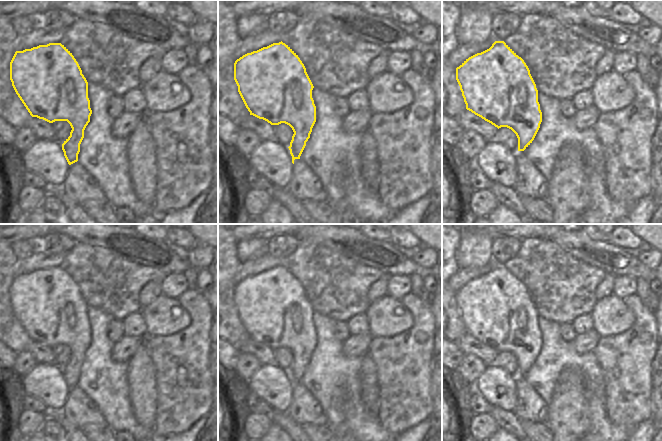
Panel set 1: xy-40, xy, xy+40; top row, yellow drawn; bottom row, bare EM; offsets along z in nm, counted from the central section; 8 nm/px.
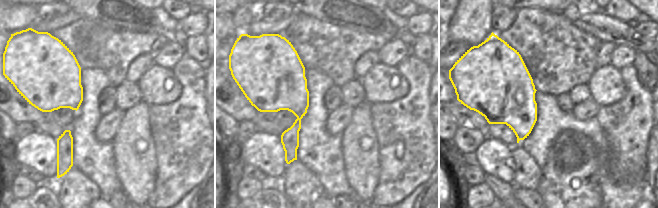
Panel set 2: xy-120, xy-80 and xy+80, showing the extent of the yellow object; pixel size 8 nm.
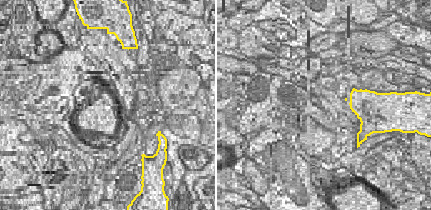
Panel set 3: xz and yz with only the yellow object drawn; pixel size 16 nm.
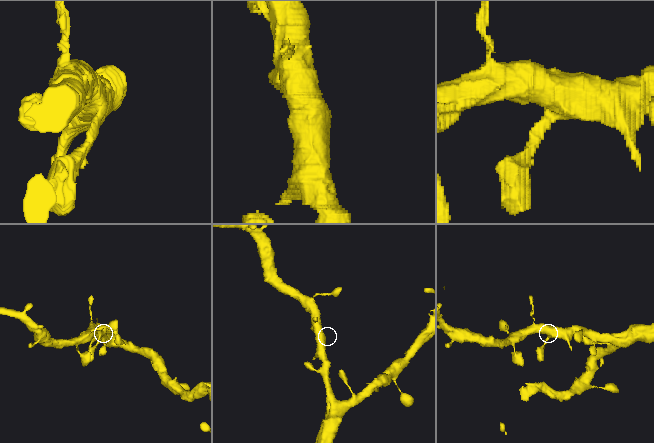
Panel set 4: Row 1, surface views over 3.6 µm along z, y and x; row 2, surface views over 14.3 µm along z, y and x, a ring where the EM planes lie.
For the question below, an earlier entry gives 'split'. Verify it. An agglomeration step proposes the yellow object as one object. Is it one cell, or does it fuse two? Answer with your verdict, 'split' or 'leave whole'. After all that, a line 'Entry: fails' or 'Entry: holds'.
leave whole
Entry: fails

